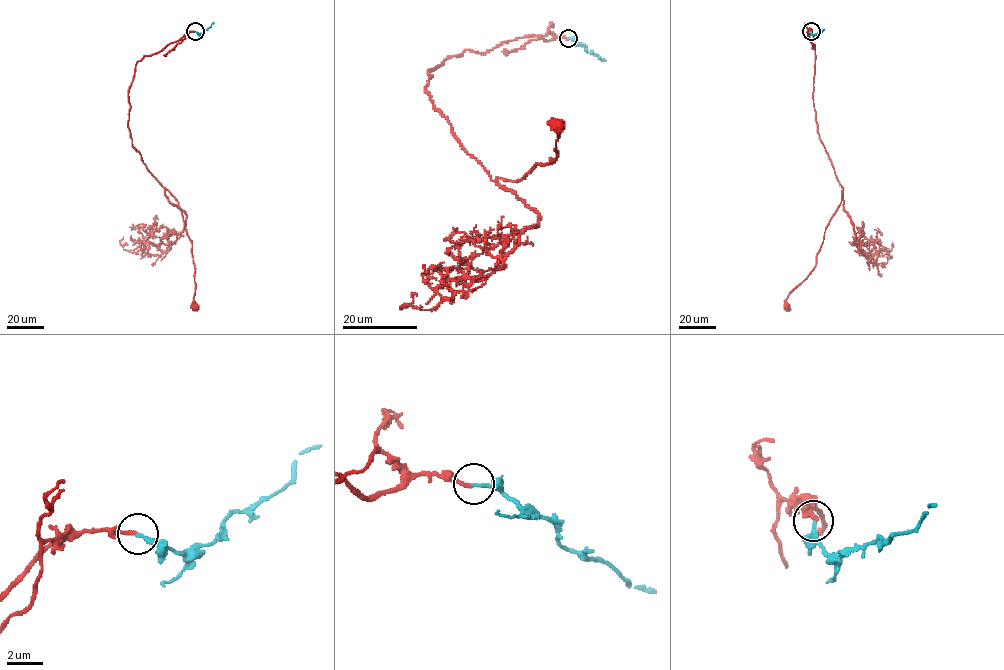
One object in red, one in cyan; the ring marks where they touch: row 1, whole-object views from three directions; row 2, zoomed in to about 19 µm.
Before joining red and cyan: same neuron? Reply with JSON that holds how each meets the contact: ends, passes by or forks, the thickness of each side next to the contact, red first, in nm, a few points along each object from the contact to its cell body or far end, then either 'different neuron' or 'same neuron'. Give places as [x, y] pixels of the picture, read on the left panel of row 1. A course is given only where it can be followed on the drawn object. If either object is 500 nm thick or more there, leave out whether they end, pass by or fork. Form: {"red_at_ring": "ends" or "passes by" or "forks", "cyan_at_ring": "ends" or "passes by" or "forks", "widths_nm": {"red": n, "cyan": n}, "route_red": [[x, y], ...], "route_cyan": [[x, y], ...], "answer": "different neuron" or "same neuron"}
{"red_at_ring": "ends", "cyan_at_ring": "ends", "widths_nm": {"red": 180, "cyan": 190}, "route_red": [[196, 31], [189, 31], [137, 62], [128, 91], [128, 122], [133, 147], [178, 203], [192, 243], [195, 307]], "route_cyan": [[196, 31], [202, 33], [214, 23]], "answer": "same neuron"}

